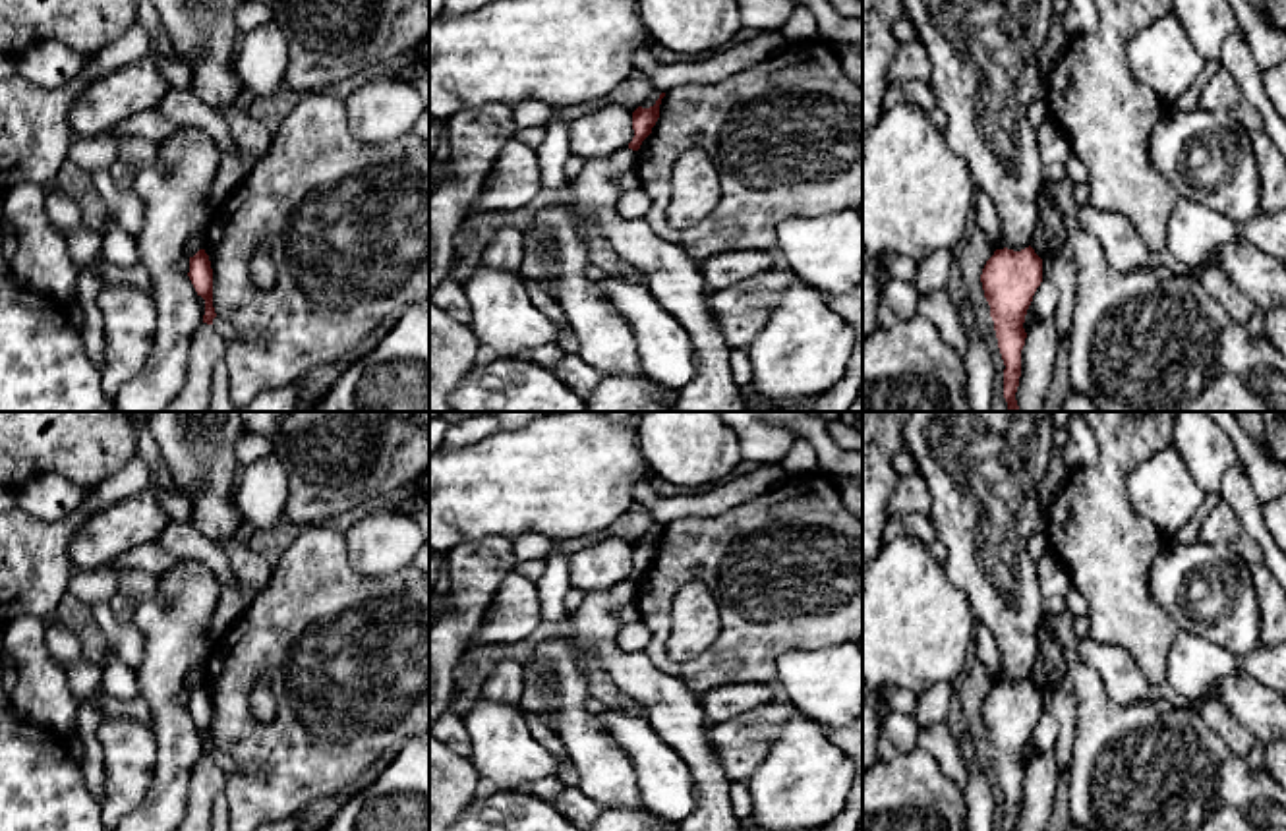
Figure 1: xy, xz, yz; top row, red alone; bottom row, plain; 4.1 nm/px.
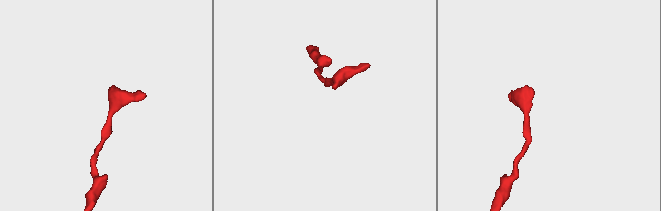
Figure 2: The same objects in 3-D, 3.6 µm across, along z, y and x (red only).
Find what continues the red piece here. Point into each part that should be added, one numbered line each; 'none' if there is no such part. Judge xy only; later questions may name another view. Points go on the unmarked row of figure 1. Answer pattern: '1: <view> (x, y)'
none

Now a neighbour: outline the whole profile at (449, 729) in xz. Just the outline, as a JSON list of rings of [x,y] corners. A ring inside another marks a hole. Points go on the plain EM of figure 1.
[[[445,711],[433,725],[433,736],[460,758],[470,758],[472,744],[462,717]]]

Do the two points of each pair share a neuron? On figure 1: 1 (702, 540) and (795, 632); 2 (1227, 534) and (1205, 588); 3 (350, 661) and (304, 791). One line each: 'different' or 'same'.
1: same
2: different
3: same

